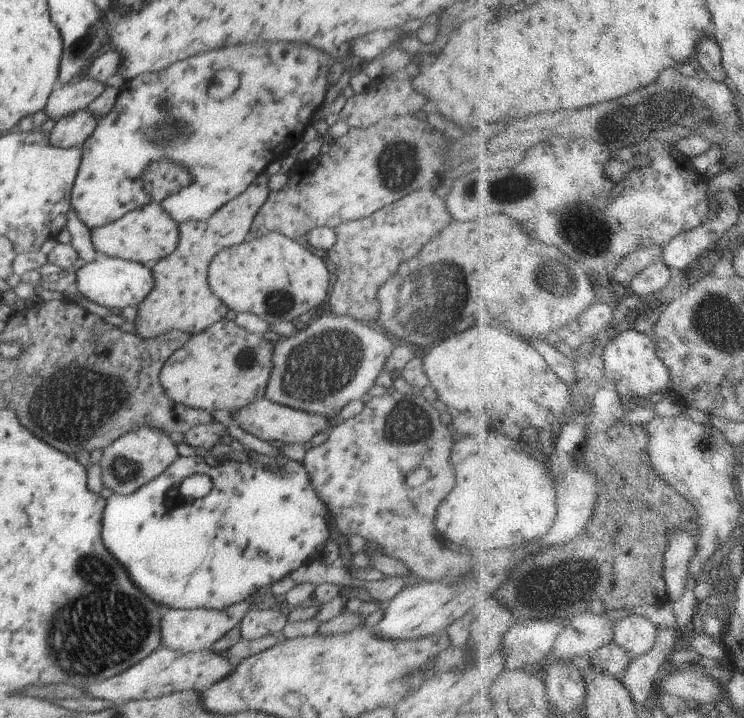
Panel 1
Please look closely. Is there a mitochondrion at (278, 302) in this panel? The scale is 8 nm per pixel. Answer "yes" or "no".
yes

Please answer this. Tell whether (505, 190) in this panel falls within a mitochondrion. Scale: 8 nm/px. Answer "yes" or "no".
yes

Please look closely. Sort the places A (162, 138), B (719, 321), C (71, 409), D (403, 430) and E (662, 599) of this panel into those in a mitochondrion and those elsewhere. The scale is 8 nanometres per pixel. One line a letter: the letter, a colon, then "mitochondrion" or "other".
A: mitochondrion
B: mitochondrion
C: mitochondrion
D: mitochondrion
E: other

